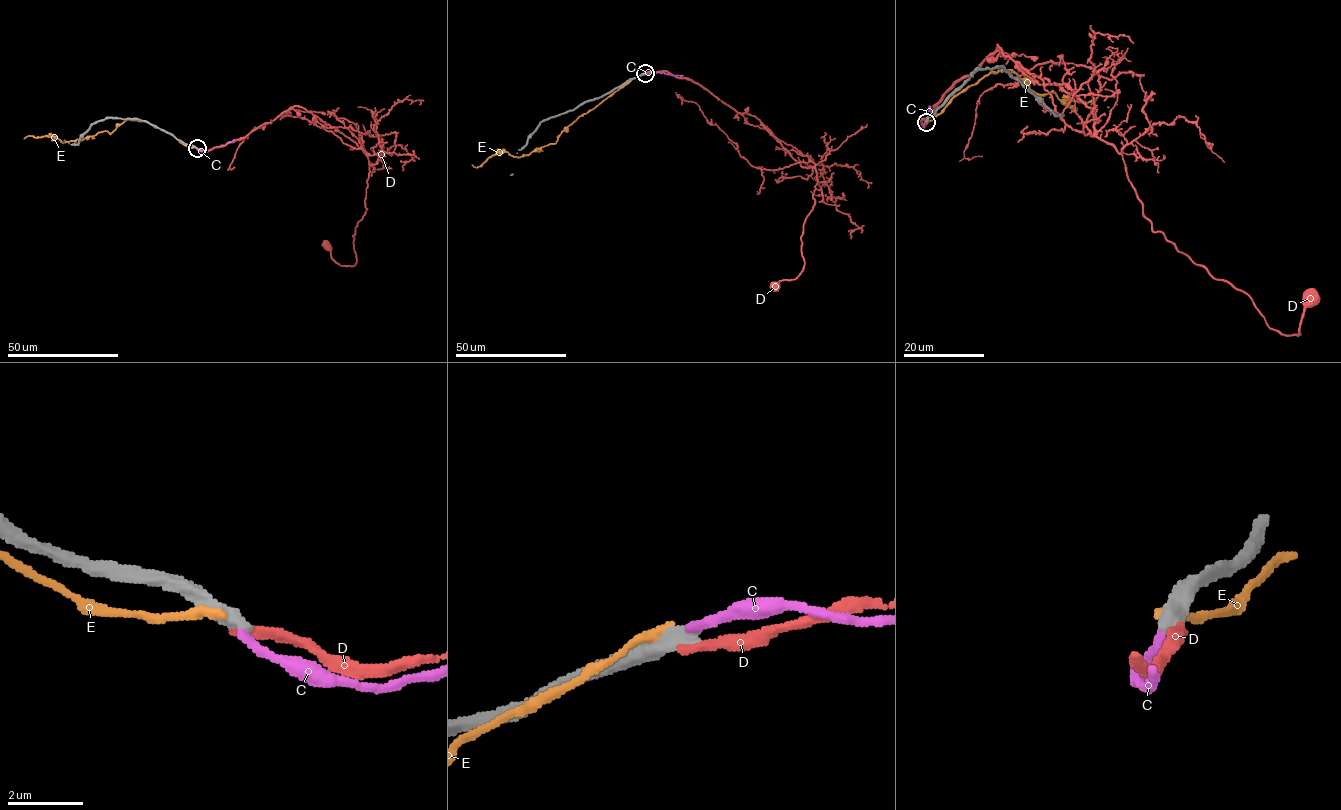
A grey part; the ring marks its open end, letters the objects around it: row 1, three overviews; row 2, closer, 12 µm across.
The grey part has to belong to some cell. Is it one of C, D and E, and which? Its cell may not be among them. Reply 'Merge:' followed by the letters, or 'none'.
Merge: none

